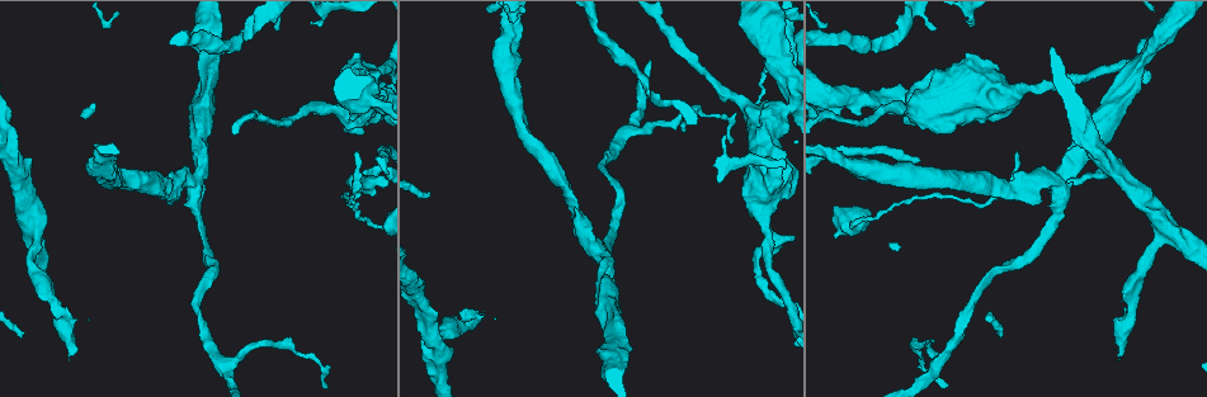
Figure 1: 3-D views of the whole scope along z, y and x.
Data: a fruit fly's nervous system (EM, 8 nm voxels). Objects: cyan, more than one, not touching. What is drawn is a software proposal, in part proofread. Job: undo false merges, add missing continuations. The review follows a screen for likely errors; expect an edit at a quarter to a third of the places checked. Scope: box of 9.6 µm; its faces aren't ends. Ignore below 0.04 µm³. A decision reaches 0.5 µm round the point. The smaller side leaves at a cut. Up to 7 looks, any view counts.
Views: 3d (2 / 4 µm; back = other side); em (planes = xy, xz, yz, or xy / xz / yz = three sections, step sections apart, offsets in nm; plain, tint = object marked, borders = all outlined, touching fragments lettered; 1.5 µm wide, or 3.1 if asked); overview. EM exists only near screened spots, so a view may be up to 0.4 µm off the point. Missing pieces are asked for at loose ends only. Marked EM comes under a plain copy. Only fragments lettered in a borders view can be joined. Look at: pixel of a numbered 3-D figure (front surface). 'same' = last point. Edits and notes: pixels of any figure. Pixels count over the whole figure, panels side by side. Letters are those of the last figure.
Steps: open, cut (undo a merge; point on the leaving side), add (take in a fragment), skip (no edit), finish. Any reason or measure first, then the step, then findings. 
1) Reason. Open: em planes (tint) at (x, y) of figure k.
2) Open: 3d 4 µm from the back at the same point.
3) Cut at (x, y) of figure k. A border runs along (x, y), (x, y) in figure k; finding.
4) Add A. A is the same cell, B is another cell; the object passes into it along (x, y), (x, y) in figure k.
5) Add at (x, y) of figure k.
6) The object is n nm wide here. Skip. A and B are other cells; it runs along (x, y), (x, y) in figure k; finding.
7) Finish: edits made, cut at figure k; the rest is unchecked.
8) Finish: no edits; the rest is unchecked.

Branch stops here. Open: em xy step 4 (tint) at (328, 385) of figure 1.

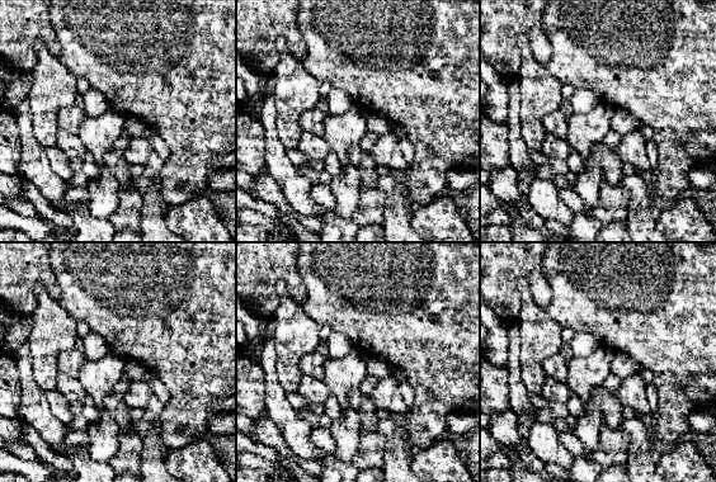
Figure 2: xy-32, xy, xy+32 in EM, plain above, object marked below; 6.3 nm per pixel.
Open: em planes (borders) at the same point.

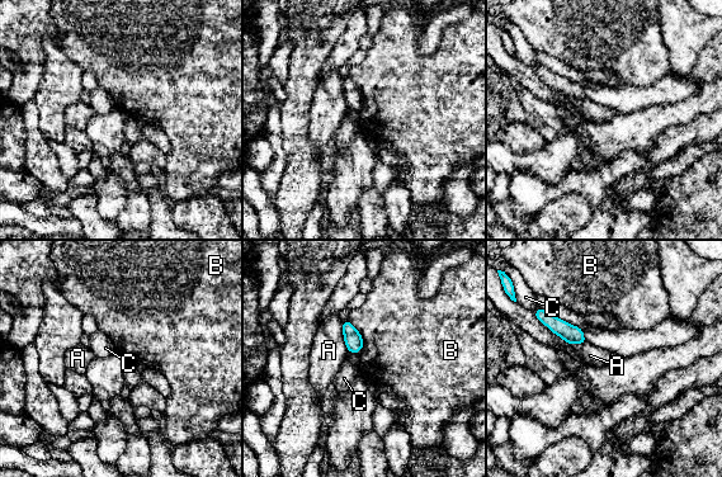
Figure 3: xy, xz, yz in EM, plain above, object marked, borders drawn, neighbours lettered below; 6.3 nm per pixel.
The object is 110 nm wide here; the longest contact is with A, 400 nm. Skip. A, B and C are other cells; no lettered fragment goes on from it.

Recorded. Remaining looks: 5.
Open: 3d 4 µm from the back at (202, 239) of figure 1.

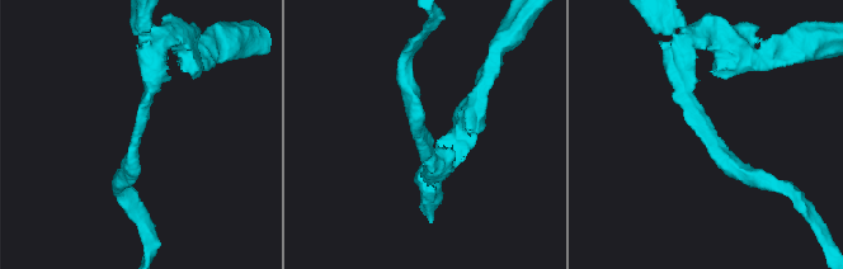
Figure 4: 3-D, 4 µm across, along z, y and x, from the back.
The arms are 220, 240 nm wide; need the tissue. Open: em planes (tint) at (705, 136) of figure 4.

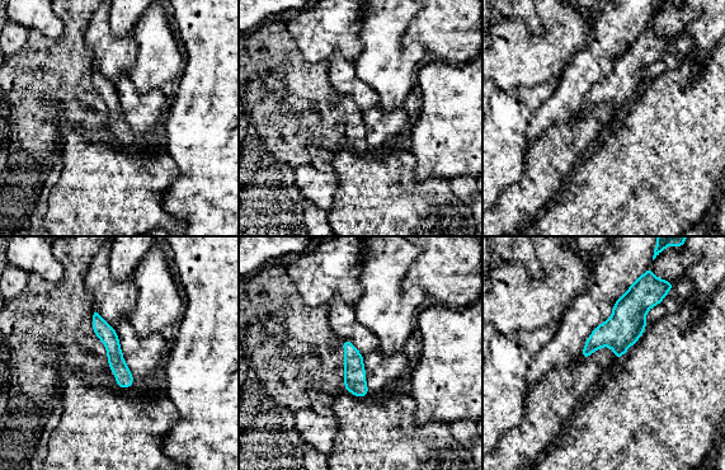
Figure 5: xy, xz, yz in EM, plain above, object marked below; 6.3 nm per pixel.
Open: em planes (borders) at the same point.

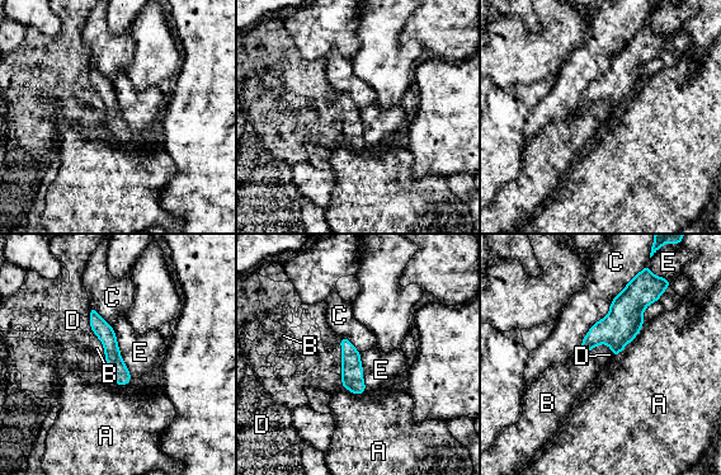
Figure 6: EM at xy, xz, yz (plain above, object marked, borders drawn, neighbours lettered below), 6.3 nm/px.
Skip. A, B, C, D and E are other cells; a border runs along (113, 328), (119, 356), (132, 377) in figure 6; continuous, no second neuron.

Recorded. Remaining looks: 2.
Open: 3d 4 µm at (852, 224) of figure 1.

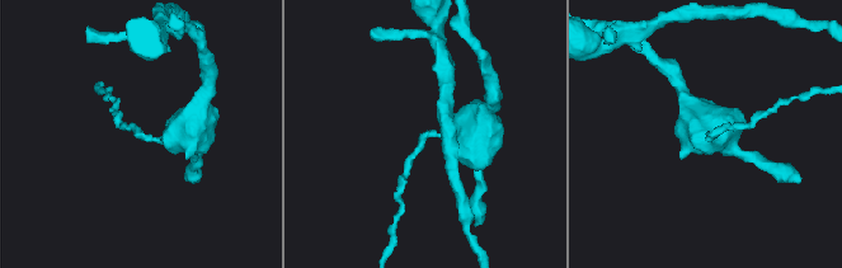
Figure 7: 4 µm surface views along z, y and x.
Need the tissue. Open: em planes (borders) at (438, 136) of figure 7.

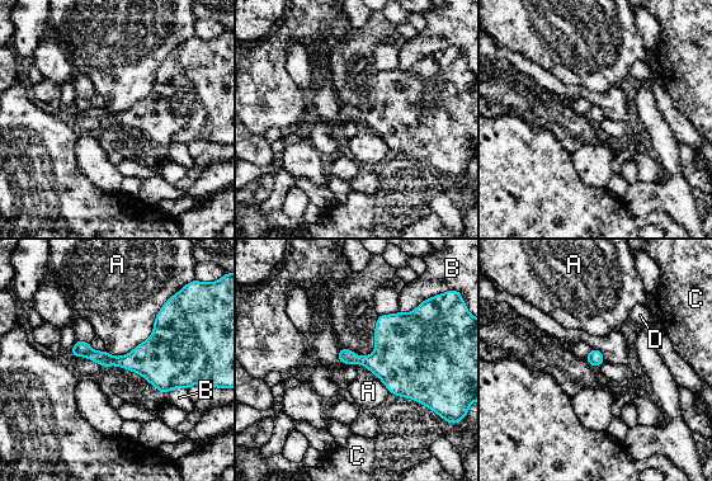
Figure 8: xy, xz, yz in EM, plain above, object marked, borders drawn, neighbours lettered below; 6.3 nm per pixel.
The object is 100 nm wide here. Cut at (81, 348) of figure 8. A, B, C and D are other cells; a border runs along (92, 349), (84, 355) in figure 8; a second neuron is stuck on.

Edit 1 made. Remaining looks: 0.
Finish: edits made, cut at figure 8; the rest is unchecked.

